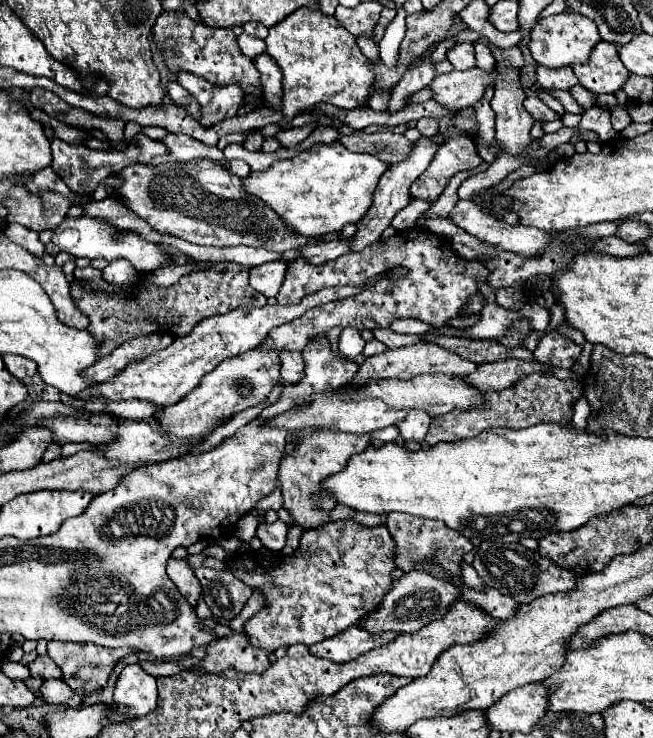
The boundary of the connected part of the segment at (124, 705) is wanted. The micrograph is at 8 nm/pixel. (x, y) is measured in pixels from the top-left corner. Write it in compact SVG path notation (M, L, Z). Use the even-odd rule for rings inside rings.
M139 663L127 665L113 691L117 711L127 719L137 719L151 713L157 707L155 677L145 673Z

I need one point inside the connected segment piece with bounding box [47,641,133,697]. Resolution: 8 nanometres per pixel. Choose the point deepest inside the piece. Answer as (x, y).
(86, 667)

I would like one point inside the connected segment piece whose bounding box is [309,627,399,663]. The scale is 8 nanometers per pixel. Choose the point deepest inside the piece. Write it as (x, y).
(353, 642)

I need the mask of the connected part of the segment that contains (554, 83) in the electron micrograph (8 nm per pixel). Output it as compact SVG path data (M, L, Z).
M537 67L537 83L541 89L565 89L569 91L573 85L577 85L577 77L571 67L559 67L559 69L549 69L549 67Z

